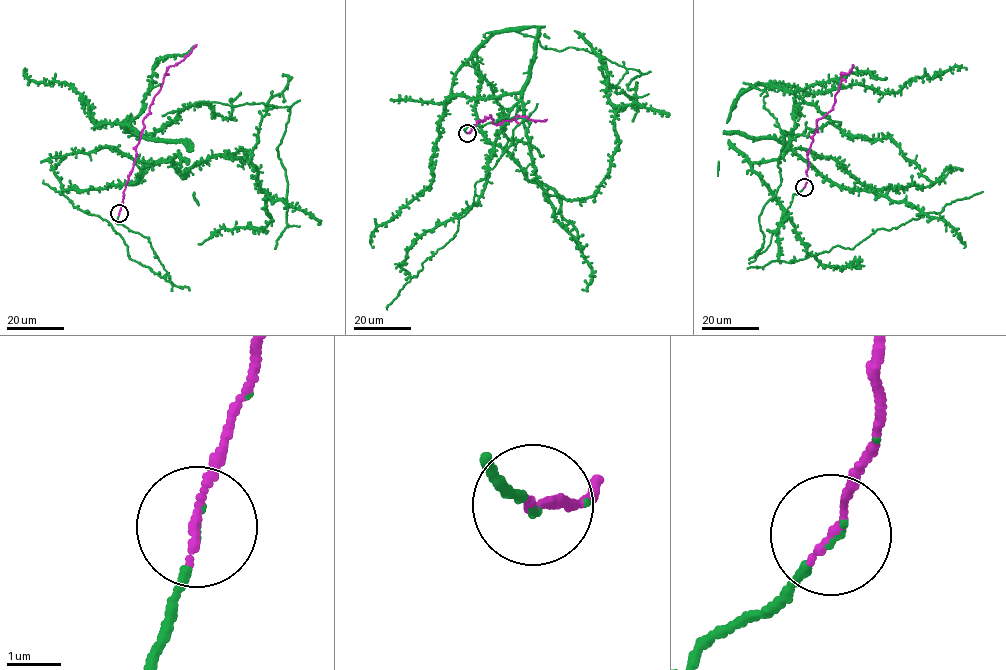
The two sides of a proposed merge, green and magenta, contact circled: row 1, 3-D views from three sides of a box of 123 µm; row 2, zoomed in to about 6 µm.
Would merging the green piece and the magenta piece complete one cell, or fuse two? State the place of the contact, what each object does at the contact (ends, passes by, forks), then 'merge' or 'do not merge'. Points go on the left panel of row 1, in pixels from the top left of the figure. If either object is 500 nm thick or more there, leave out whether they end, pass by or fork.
place (119, 213); green ends; magenta ends; merge

